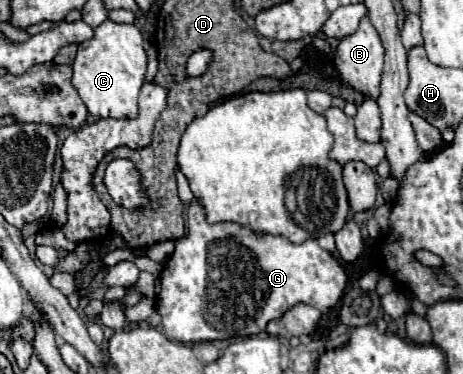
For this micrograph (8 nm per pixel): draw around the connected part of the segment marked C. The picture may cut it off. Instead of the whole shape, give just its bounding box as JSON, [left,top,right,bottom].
[72,22,148,118]

